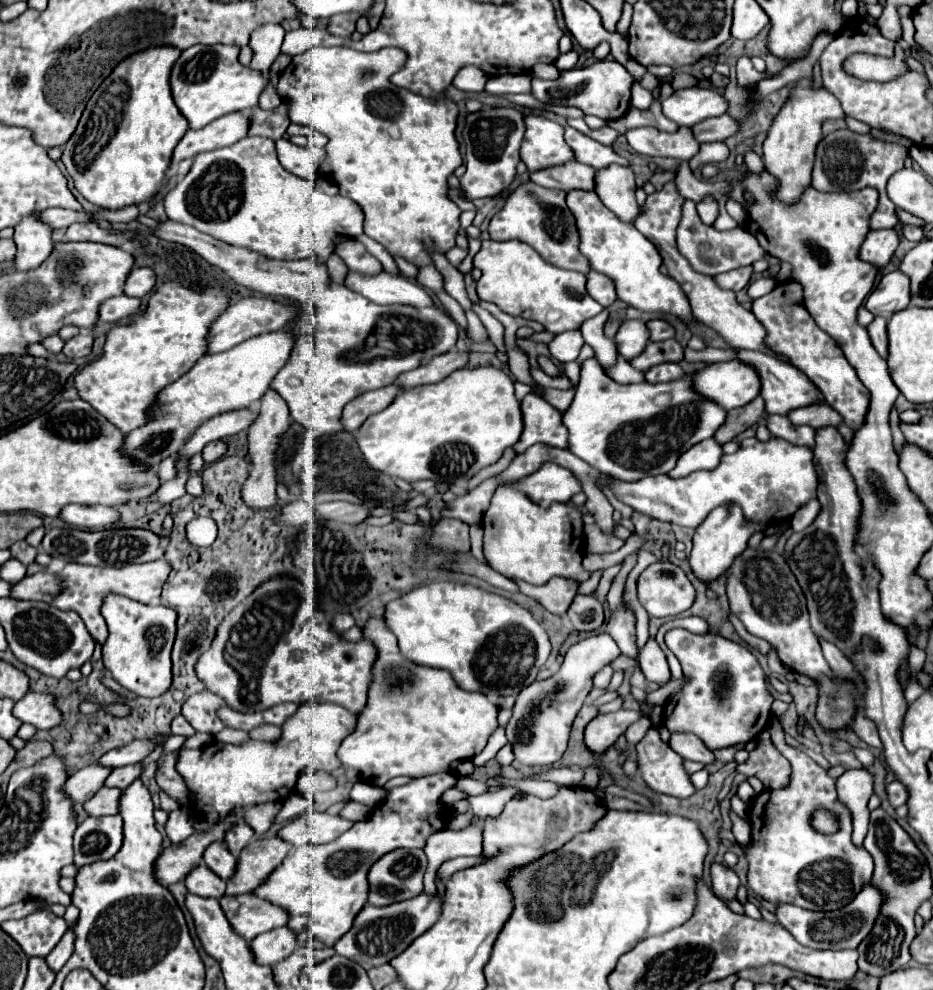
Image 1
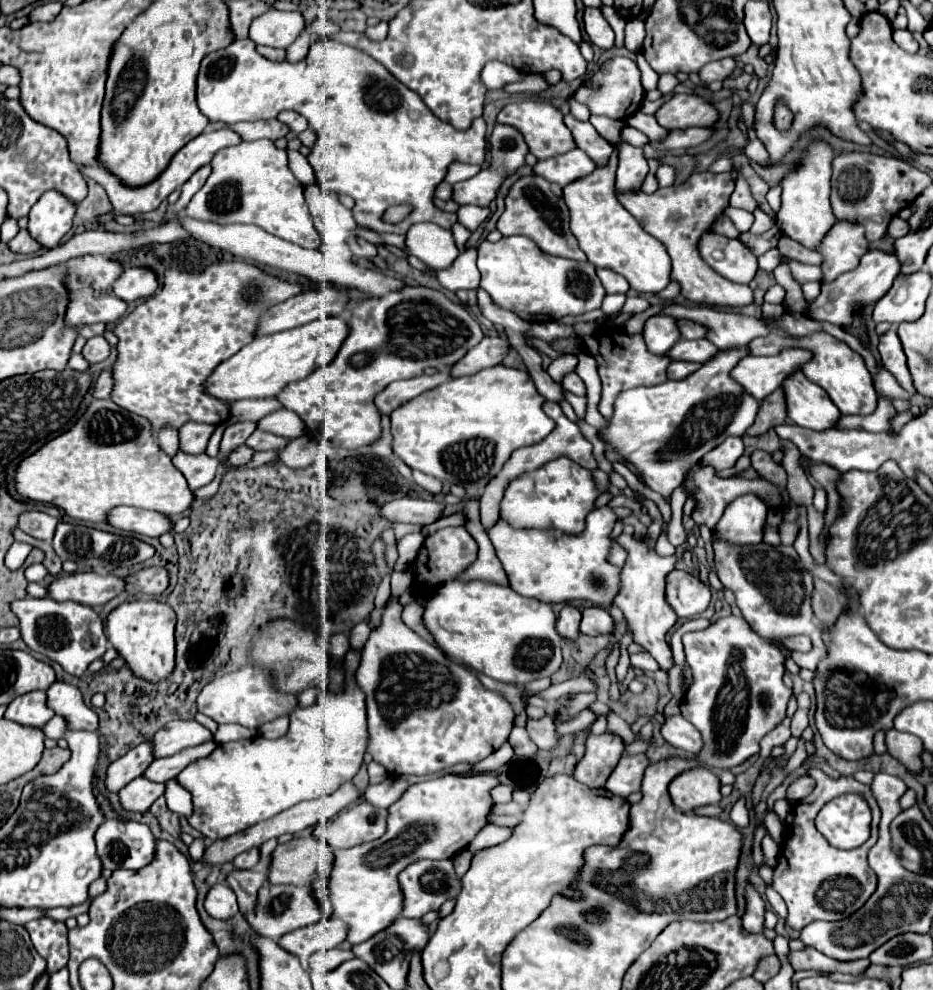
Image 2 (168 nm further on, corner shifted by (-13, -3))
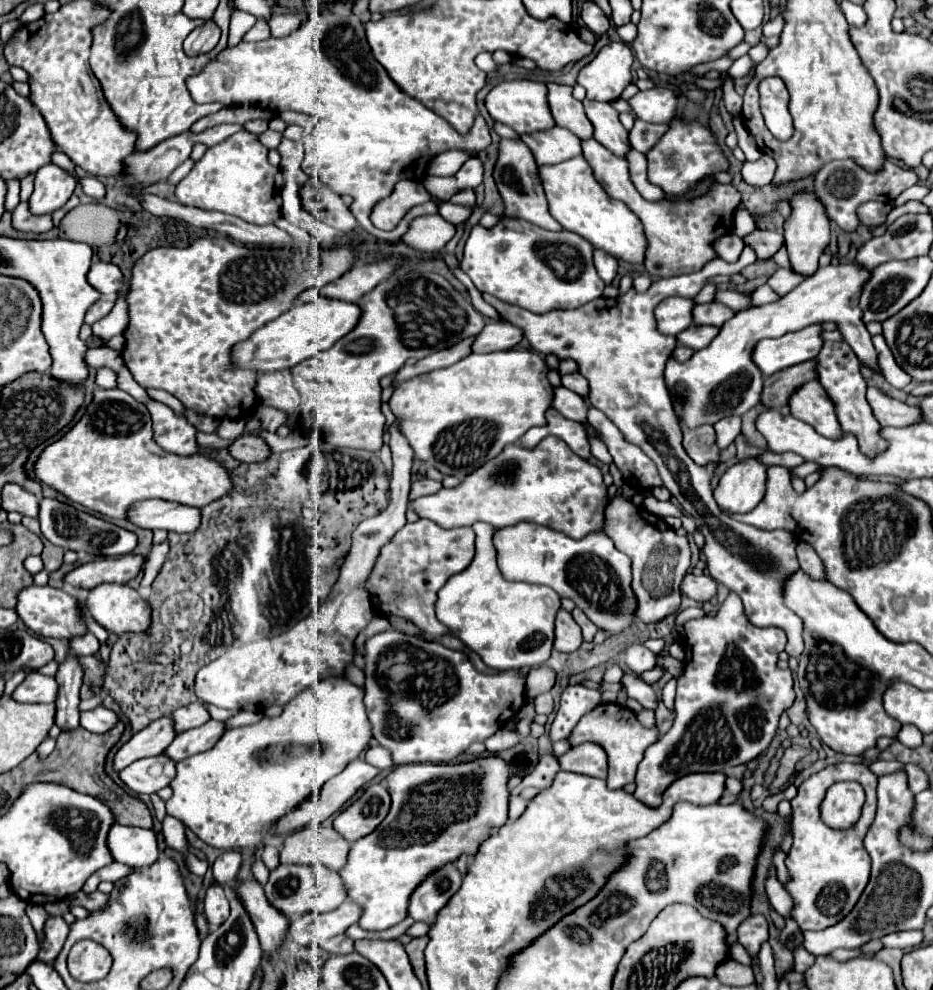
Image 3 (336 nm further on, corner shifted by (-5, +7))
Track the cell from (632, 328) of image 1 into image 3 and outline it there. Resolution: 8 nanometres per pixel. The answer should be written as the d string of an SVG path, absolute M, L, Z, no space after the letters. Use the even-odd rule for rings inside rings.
M685 297L663 299L655 309L657 329L663 335L677 335L689 329L693 325L693 317L691 317L693 307L695 307L693 299L685 299Z

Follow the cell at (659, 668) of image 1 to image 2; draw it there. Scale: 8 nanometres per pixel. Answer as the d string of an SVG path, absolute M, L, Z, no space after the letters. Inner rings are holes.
M621 533L617 541L627 549L629 557L621 571L621 587L615 605L625 613L629 629L633 633L633 641L655 657L661 671L669 671L673 667L673 655L671 655L671 647L665 641L665 633L675 625L677 615L665 603L665 577L669 571L675 569L677 557L675 555L659 557L655 551L649 551L645 543L637 543L631 535L625 533Z

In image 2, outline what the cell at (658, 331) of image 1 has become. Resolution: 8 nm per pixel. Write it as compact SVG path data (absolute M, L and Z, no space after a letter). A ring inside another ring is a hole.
M677 319L677 327L679 327L679 333L683 339L701 339L707 333L707 329L703 325L689 321L689 319Z

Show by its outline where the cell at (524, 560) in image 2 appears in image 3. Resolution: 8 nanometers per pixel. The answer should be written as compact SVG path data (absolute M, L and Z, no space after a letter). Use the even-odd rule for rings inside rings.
M519 523L495 531L493 543L503 577L551 587L583 609L583 613L607 635L619 635L637 621L637 597L631 589L631 561L615 549L613 541L603 531L575 541L549 527Z

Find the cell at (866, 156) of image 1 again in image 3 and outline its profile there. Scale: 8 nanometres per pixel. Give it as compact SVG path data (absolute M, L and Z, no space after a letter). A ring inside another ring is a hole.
M891 159L885 161L883 171L879 173L867 173L865 169L857 167L853 161L831 161L823 165L815 173L815 195L825 205L827 215L847 233L853 233L859 227L859 219L855 215L855 209L861 203L881 199L881 201L893 201L897 199L907 187L917 183L917 175L911 169L895 165Z

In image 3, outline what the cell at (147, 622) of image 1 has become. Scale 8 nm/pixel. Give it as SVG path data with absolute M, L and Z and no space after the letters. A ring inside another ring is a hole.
M97 585L87 595L87 611L111 633L145 631L149 627L149 605L129 585Z

